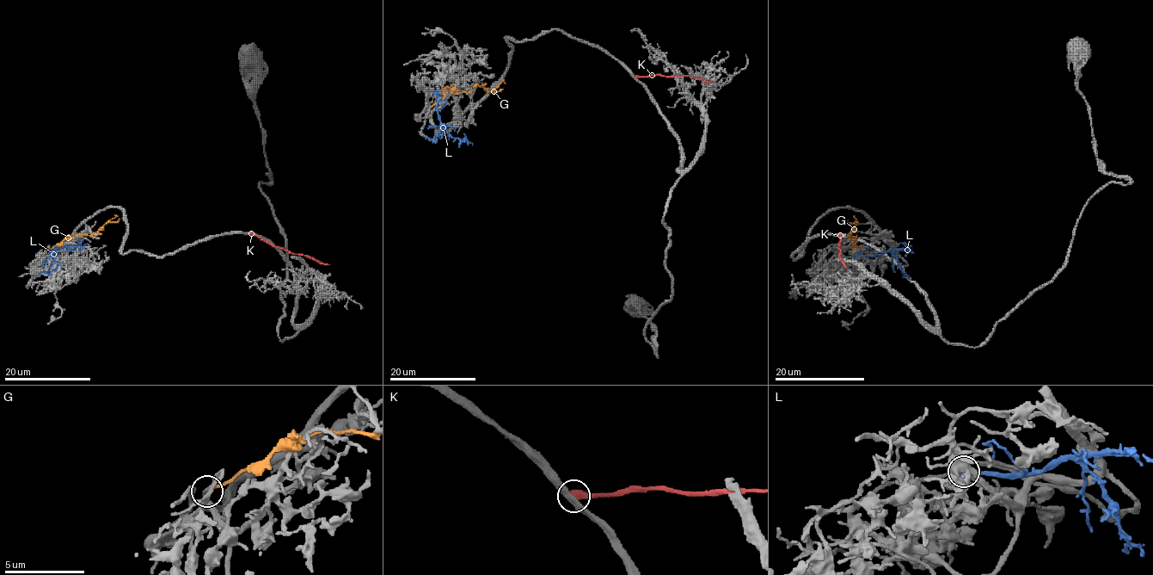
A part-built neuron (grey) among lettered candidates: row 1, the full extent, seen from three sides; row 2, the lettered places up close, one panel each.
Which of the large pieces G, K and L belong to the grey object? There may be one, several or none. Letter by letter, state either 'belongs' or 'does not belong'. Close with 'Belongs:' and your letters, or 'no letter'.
G: does not belong
K: does not belong
L: does not belong
Belongs: no letter

